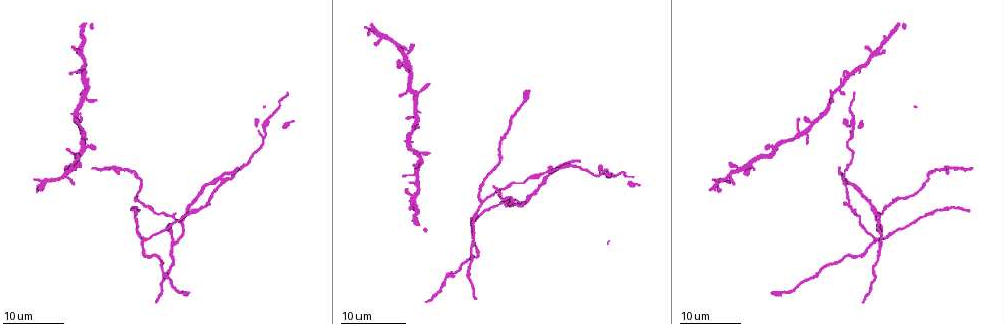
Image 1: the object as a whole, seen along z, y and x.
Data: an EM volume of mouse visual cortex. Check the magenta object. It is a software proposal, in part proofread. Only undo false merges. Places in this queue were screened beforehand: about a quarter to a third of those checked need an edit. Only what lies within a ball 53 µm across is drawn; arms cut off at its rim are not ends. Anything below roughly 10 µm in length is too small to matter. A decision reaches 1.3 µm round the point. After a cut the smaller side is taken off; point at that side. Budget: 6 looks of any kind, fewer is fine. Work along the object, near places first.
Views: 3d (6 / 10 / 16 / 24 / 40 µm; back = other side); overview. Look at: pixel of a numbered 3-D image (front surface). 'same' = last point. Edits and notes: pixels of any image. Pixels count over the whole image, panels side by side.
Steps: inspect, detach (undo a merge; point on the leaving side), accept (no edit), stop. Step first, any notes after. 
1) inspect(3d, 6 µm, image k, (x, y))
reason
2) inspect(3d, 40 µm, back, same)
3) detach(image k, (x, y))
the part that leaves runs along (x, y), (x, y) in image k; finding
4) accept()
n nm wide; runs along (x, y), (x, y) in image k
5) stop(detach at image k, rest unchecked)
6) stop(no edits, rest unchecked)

inspect(3d, 24 µm, image 1, (482, 204))
branch point

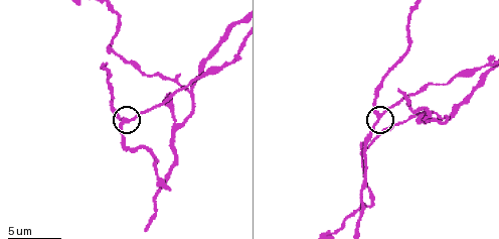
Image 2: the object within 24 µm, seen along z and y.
inspect(3d, 6 µm, image 2, (377, 118))
zoom in

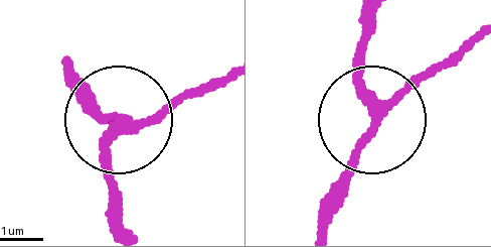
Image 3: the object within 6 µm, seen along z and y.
accept()
runs along (480, 36), (382, 105), (321, 210) in image 3; one cell here

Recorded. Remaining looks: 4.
inspect(3d, 24 µm, image 1, (563, 166))
side arm on a straight run

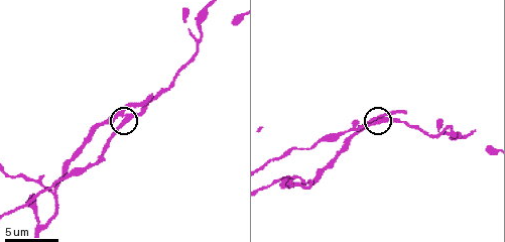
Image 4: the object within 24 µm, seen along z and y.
inspect(3d, 10 µm, image 4, (379, 120))

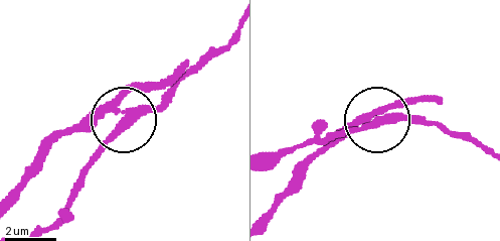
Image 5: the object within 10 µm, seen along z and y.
detach(image 5, (158, 86))
260 nm wide; a second cell is stuck on

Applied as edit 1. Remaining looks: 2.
inspect(3d, 16 µm, image 1, (801, 130))
four or more arms meet

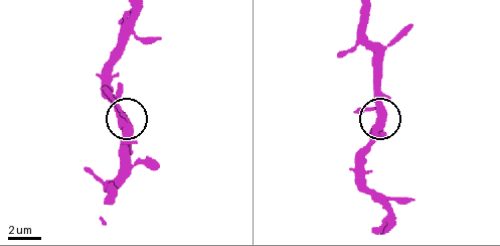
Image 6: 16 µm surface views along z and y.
inspect(3d, 6 µm, image 6, (377, 124))

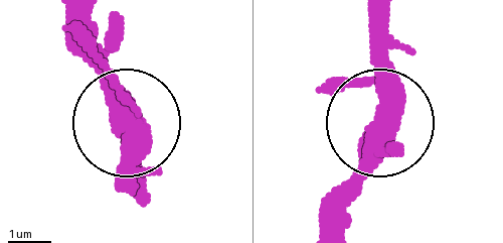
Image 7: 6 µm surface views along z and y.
accept()
all the same cell

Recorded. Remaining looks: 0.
stop(detach at image 5, rest unchecked)

